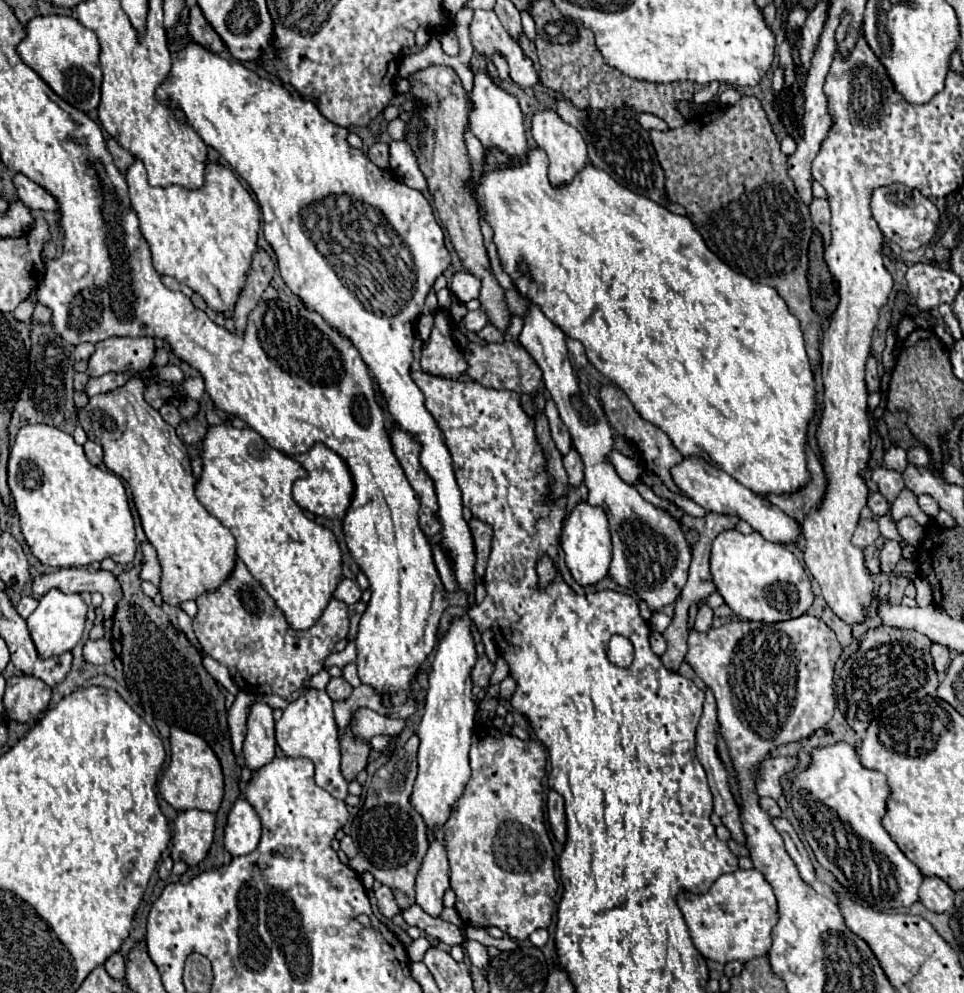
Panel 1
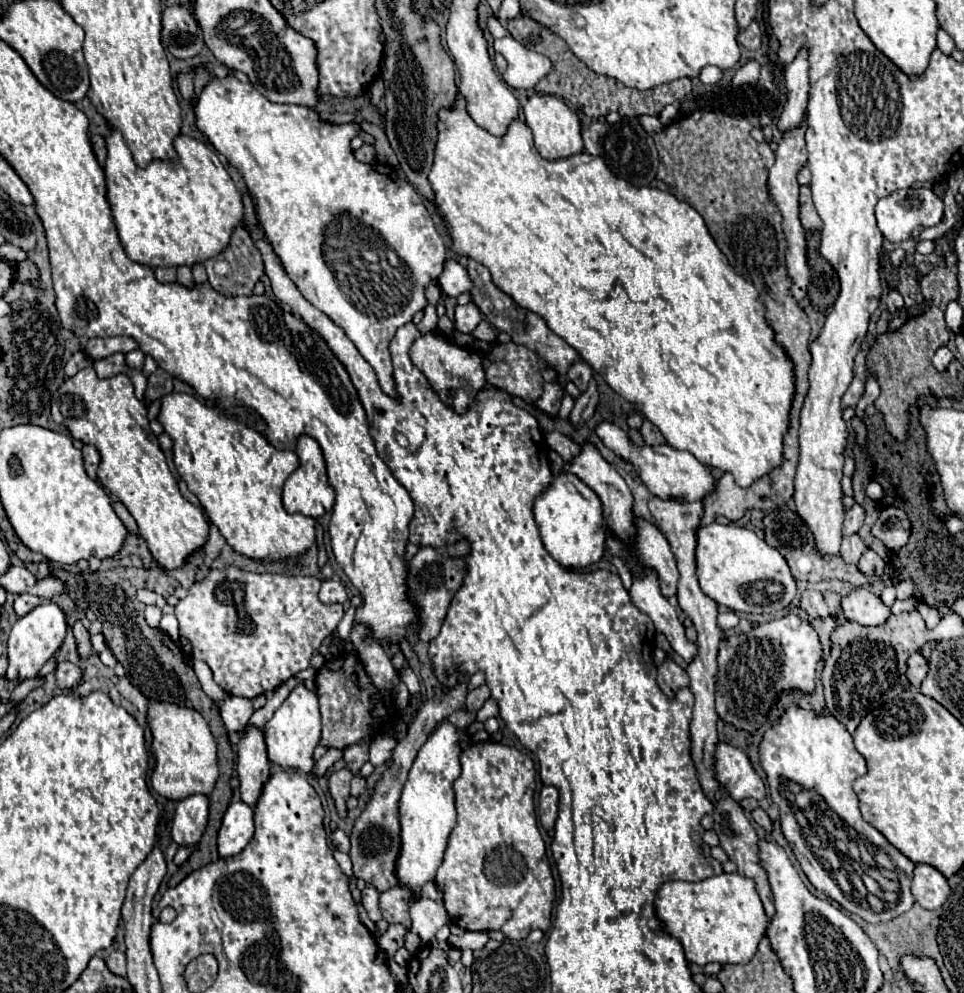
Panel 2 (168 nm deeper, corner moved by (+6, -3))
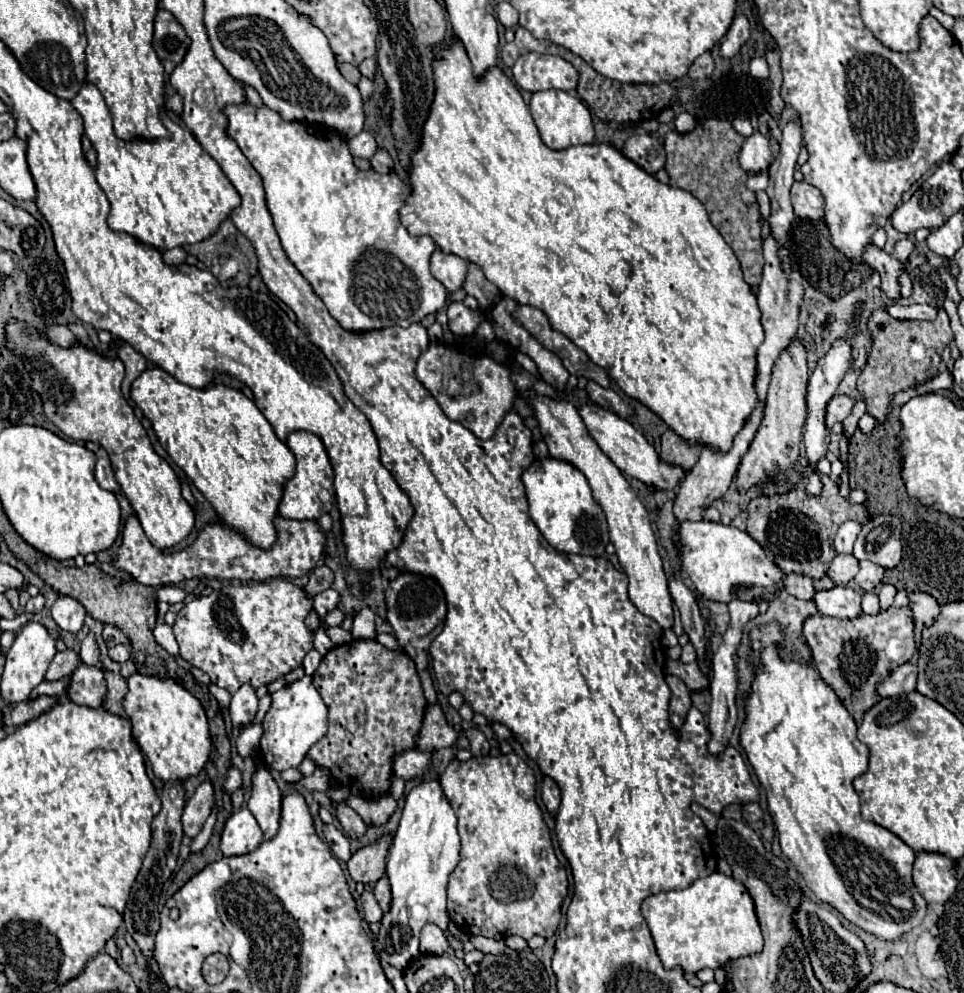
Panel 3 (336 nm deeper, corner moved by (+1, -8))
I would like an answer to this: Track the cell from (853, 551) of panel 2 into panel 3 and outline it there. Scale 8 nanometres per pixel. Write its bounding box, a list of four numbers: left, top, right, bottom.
[828,554,858,584]

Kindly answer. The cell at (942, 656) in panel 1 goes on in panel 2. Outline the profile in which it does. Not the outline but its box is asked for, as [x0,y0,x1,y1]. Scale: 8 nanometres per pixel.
[907,653,929,691]

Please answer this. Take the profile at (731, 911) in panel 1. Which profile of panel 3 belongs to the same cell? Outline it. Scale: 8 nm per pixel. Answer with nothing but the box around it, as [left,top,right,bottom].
[642,872,762,974]

